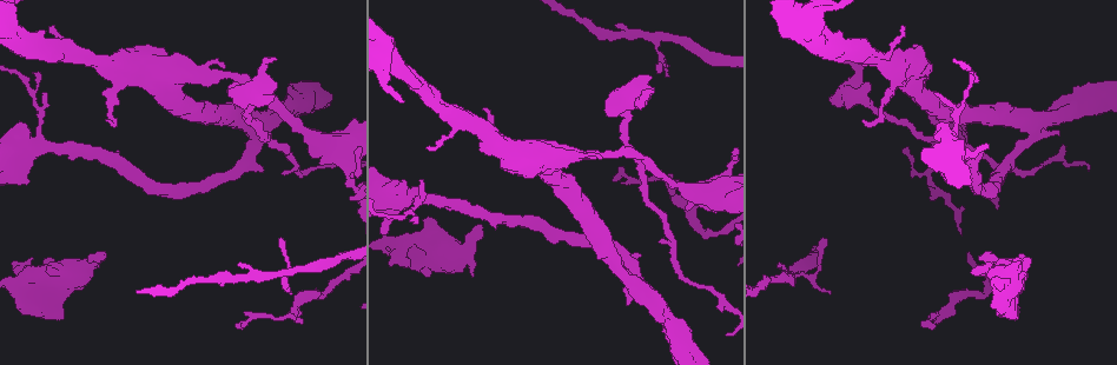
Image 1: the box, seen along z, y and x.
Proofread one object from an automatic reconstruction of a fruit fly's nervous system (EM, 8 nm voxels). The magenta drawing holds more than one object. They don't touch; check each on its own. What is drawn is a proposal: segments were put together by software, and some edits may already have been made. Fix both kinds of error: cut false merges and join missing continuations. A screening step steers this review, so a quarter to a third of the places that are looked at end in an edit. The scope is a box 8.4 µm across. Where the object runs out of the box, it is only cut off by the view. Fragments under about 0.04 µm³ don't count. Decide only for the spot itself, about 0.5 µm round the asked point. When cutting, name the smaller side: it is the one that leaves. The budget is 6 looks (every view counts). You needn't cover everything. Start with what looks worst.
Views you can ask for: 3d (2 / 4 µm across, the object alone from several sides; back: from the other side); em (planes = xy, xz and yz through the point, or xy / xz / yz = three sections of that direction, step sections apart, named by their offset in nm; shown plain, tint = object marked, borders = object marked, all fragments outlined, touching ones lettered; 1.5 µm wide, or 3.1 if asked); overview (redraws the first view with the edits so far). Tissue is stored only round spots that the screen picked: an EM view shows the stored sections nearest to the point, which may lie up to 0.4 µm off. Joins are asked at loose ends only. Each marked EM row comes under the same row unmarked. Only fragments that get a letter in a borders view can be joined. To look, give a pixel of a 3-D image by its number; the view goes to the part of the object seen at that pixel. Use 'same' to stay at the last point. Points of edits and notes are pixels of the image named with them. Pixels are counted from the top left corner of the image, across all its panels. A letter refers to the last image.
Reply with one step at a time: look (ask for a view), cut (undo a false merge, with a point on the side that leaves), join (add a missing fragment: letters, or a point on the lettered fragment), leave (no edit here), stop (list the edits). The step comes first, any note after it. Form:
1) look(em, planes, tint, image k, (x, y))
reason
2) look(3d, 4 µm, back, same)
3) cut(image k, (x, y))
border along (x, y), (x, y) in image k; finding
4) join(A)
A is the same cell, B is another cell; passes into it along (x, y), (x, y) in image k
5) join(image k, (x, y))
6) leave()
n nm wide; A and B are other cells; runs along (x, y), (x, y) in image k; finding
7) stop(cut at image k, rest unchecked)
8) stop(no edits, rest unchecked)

look(em, planes, borders, image 1, (652, 93))
branch stops here

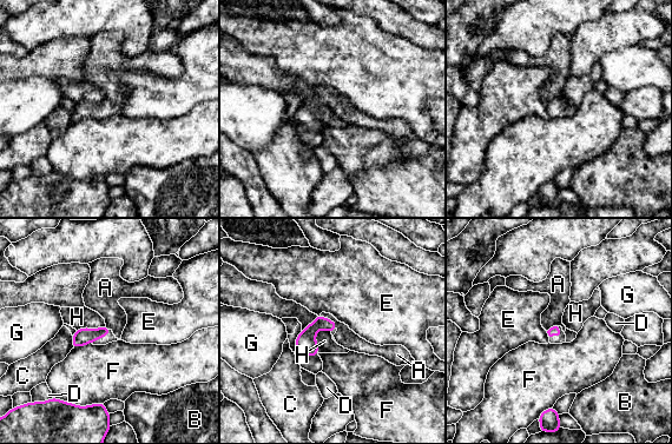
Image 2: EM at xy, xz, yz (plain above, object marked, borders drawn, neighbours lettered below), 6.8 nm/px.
join(image 2, (344, 337))
F touches over 280 nm; A is the same cell, B, C, D, E, F, G and H are other cells; it goes on there

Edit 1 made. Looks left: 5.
look(3d, 4 µm, image 1, (778, 267))
tapers out

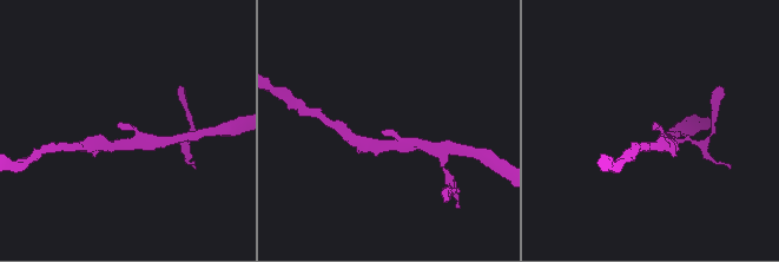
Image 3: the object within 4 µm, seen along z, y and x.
look(em, planes, borders, image 3, (120, 126))

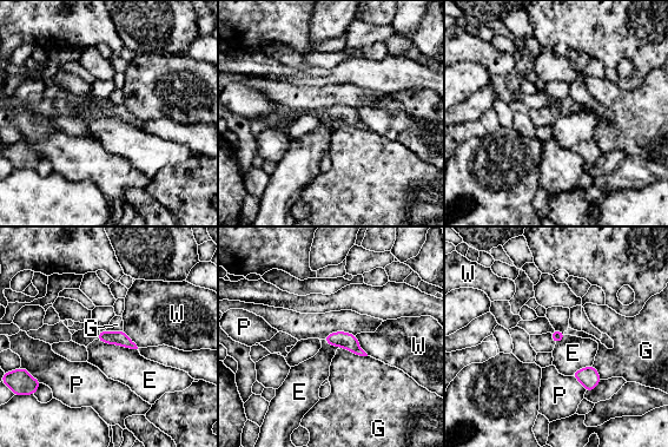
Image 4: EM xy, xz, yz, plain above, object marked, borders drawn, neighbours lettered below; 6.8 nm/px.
leave()
E, G, P and W are other cells; border along (97, 339), (137, 349) in image 4; none of them fits

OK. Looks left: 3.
stop(join at image 2, rest unchecked)

